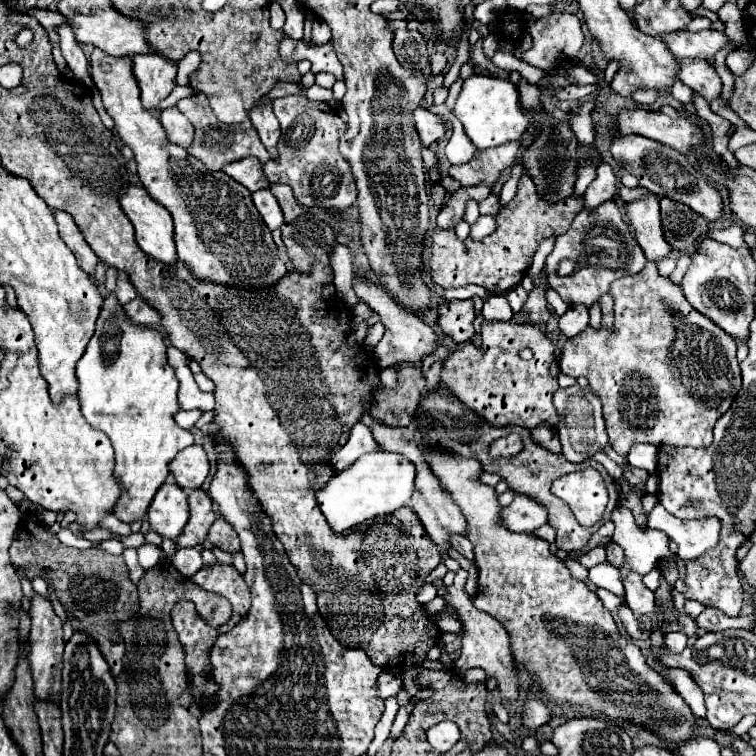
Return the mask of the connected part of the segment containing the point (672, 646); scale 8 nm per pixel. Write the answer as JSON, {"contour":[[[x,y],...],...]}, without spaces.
{"contour":[[[681,632],[666,633],[666,640],[664,639],[667,647],[675,653],[681,653],[687,646],[688,637]]]}

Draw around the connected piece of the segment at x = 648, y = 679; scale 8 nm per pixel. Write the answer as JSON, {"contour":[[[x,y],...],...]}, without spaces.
{"contour":[[[420,445],[420,449],[428,459],[432,473],[438,477],[442,489],[450,493],[452,501],[462,509],[462,515],[468,521],[466,537],[474,543],[478,567],[478,593],[474,597],[474,607],[492,615],[506,627],[506,631],[510,633],[514,657],[534,677],[536,685],[540,687],[540,695],[558,705],[568,703],[574,707],[590,709],[594,711],[594,715],[604,715],[612,721],[638,725],[656,735],[660,741],[668,743],[668,749],[676,749],[676,745],[680,745],[680,741],[686,741],[686,737],[700,737],[698,717],[674,691],[674,687],[658,671],[646,665],[646,659],[638,645],[634,645],[630,639],[622,639],[616,621],[602,605],[600,597],[582,581],[570,577],[568,567],[550,553],[546,539],[512,533],[500,521],[504,507],[498,503],[496,489],[480,481],[480,475],[484,473],[480,469],[480,461],[474,461],[474,457],[452,457],[452,453],[440,453],[440,449],[430,451],[424,449],[424,445]]]}

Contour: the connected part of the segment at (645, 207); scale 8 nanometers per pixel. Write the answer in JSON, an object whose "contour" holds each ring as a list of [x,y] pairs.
{"contour":[[[654,195],[628,203],[626,213],[628,213],[628,223],[634,229],[634,237],[640,243],[648,261],[658,263],[660,259],[672,253],[672,247],[668,247],[668,241],[664,241],[660,205]]]}

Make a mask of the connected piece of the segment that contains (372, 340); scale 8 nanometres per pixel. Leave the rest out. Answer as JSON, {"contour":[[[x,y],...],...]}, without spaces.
{"contour":[[[381,322],[374,324],[367,332],[365,341],[375,347],[384,335],[385,329]]]}

